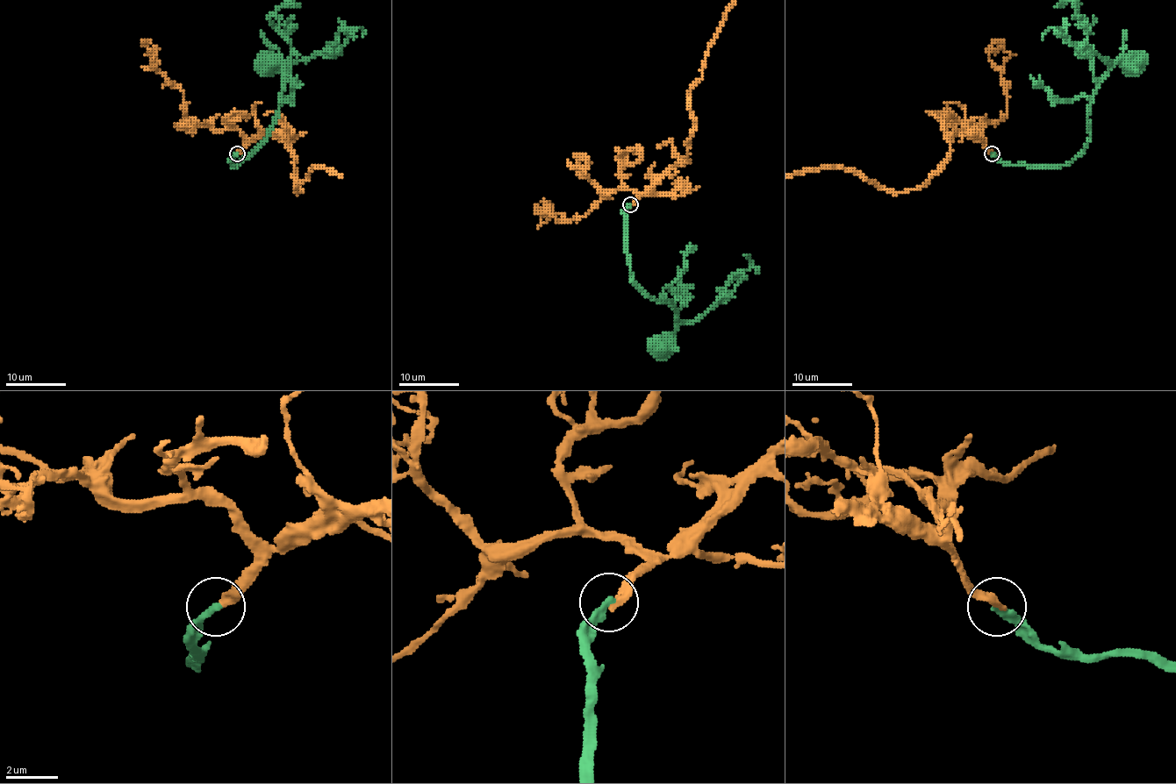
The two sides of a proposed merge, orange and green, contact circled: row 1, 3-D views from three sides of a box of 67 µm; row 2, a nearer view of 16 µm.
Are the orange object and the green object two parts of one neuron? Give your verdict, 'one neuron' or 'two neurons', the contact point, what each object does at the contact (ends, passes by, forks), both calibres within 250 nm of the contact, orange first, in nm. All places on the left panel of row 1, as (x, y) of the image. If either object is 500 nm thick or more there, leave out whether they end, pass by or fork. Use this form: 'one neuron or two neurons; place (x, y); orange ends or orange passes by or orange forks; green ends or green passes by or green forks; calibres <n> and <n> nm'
one neuron; place (237, 153); orange ends; green ends; calibres 280 and 300 nm

